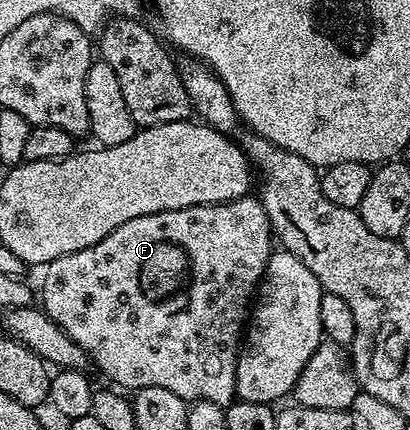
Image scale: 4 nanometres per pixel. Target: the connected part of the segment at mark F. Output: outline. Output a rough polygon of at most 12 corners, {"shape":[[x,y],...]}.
{"shape":[[257,197],[136,216],[46,263],[111,378],[236,398],[272,253]]}

